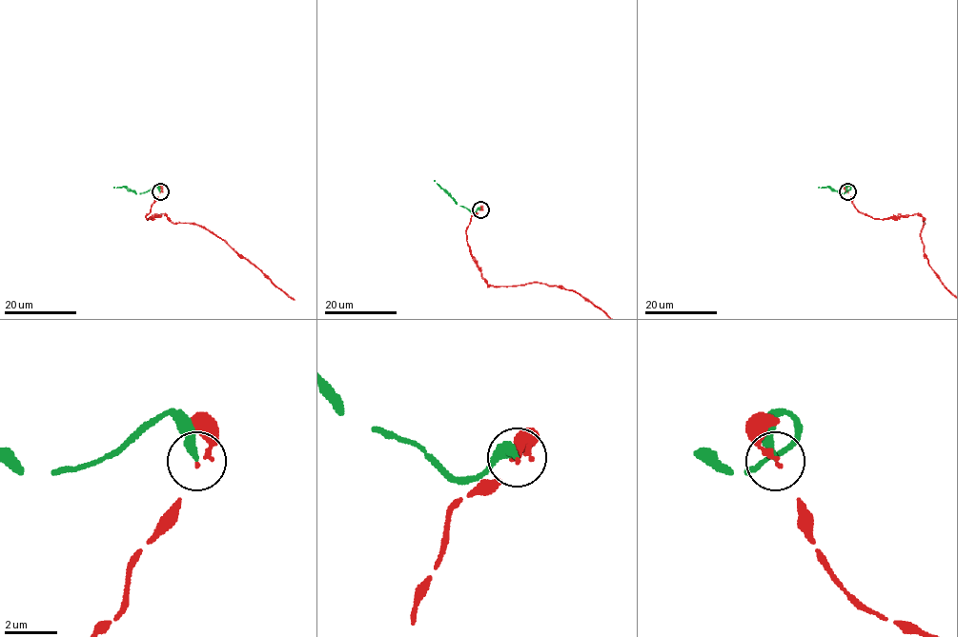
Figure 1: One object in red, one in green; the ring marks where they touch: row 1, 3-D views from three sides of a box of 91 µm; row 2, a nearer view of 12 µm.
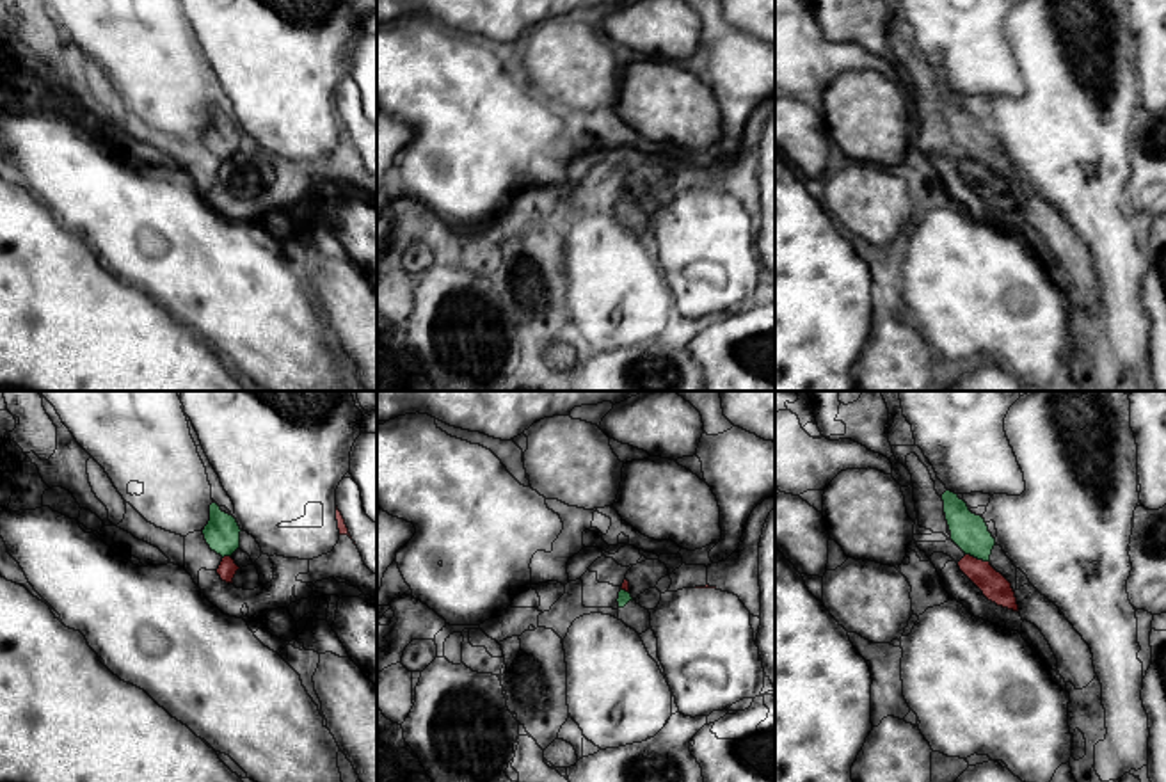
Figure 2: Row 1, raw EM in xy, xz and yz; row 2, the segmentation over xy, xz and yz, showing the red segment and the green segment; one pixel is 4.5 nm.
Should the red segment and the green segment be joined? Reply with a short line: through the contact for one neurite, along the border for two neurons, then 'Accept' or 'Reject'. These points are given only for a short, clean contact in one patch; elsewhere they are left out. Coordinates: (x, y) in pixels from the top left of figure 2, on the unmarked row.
Line: yz (966, 155), (989, 164). Reject

